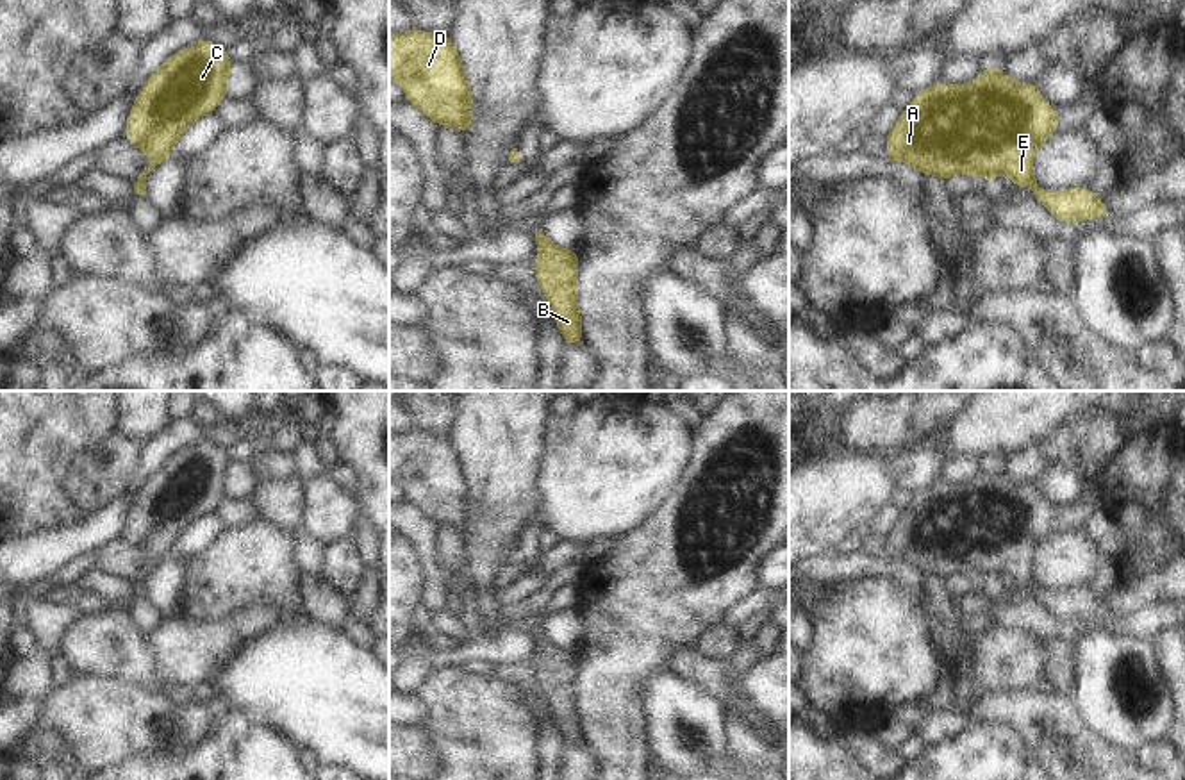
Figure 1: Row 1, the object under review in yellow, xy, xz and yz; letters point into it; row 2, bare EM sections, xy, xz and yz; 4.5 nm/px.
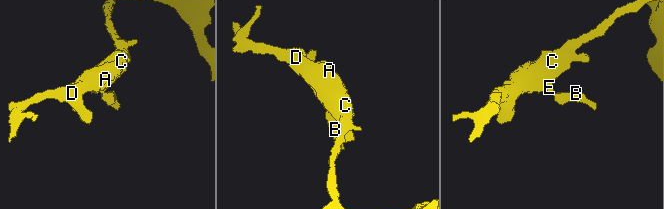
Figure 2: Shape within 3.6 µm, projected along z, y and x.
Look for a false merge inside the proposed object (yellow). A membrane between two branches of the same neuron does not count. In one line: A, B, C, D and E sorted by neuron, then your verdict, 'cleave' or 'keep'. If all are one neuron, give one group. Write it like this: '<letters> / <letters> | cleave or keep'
A B C D E | keep

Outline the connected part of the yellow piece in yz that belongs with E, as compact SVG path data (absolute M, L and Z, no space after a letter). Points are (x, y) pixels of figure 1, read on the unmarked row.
M985 468L964 485L935 482L914 502L887 535L887 559L912 564L941 578L1007 573L1017 587L1033 587L1057 619L1112 616L1101 596L1085 587L1044 591L1035 584L1032 559L1055 534L1058 509L1049 507L1039 484L1012 480L1001 468Z

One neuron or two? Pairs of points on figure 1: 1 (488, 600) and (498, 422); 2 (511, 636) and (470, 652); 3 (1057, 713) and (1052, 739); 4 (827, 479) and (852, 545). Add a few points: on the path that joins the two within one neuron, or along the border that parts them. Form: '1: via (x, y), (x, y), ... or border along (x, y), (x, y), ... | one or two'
1: via (486, 555), (498, 518), (498, 466) | one
2: via (500, 647), (480, 648) | one
3: via (1052, 720), (1052, 732) | one
4: border along (866, 529), (853, 531), (834, 552) | two

